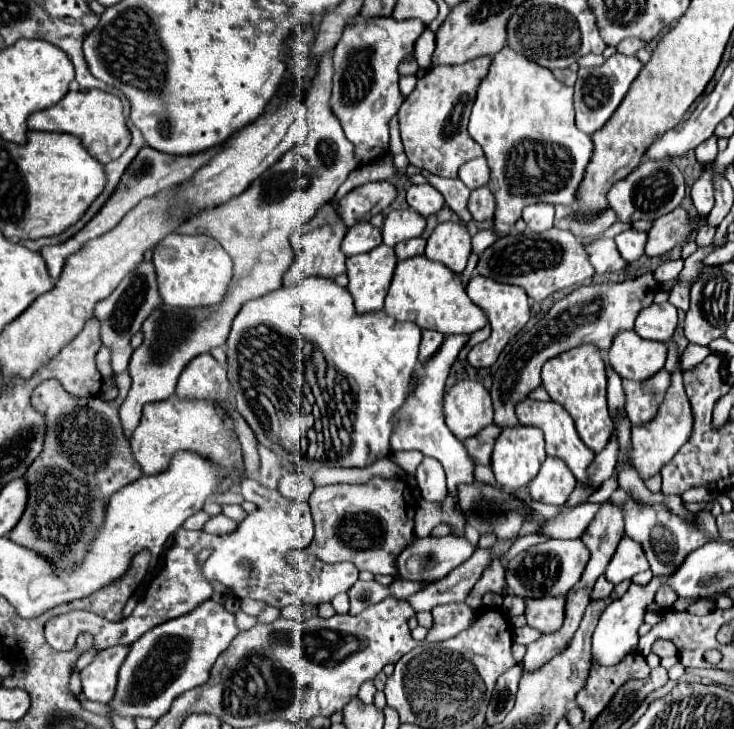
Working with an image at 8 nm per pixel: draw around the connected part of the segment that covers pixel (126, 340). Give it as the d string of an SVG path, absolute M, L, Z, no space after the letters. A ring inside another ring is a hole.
M141 262L137 264L135 270L131 270L121 284L105 298L101 300L95 310L93 310L93 318L99 320L101 324L101 342L103 346L107 346L111 350L111 368L115 374L127 370L131 354L133 354L133 346L131 346L131 336L137 334L143 326L143 322L149 318L149 314L159 308L161 296L157 290L157 274L155 274L155 266L153 262Z

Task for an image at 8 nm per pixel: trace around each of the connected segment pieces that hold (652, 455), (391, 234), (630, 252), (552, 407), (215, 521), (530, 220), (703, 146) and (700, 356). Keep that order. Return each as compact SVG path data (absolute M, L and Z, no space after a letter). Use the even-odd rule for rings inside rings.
M673 372L671 386L665 394L663 404L659 406L657 416L643 426L633 426L631 430L631 442L633 442L631 460L637 472L641 474L641 478L647 480L655 476L679 452L679 448L691 438L691 432L693 432L693 412L691 412L691 404L683 388L683 376L681 372Z
M405 208L405 210L393 210L383 224L383 242L387 246L397 244L399 240L409 240L417 238L423 234L427 222L423 216L419 216L415 210Z
M627 230L615 236L615 244L627 262L633 262L639 256L643 256L645 242L647 242L647 232L639 232L639 230Z
M525 398L517 406L517 416L519 416L519 422L523 426L537 426L537 428L543 430L545 442L547 442L547 456L555 456L555 458L563 460L569 466L569 470L573 472L573 476L577 478L577 482L581 482L585 486L589 484L589 472L587 472L587 468L593 462L595 452L589 450L583 444L583 440L577 436L577 430L575 430L575 424L573 424L571 416L559 404L555 404L553 400L549 400L549 402L537 402L537 400Z
M219 514L219 516L213 516L213 518L205 524L205 530L211 532L211 534L231 534L233 528L237 528L237 526L239 526L239 522L231 520L231 518L223 516L223 514Z
M539 202L539 204L531 204L523 210L523 220L527 222L531 232L545 232L553 226L553 216L555 216L555 208L551 204Z
M711 136L711 138L707 138L705 142L701 142L701 144L695 148L695 156L697 156L697 162L699 162L701 166L711 164L711 162L715 160L715 156L717 156L717 138Z
M689 344L687 350L681 356L681 370L689 372L693 368L697 368L707 356L711 354L711 350L707 346L697 346L697 344Z

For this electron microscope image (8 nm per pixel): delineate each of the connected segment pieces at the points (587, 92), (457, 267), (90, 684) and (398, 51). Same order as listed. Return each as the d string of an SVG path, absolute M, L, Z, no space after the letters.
M615 54L601 68L579 68L579 78L575 82L575 112L577 112L577 128L585 134L593 134L613 116L621 100L625 98L631 82L641 72L643 64L635 56Z
M455 222L439 224L429 236L425 248L427 260L441 262L459 276L467 266L469 254L471 254L471 236L467 232L467 226Z
M107 648L99 652L85 670L81 670L81 690L87 700L103 704L111 700L115 694L117 672L127 658L127 652L129 648Z
M357 20L343 32L341 42L335 46L331 110L339 118L347 140L355 144L355 158L359 164L369 164L371 160L387 154L387 120L395 116L403 104L403 96L399 96L397 86L397 68L403 58L413 54L415 42L423 30L425 24L421 20Z

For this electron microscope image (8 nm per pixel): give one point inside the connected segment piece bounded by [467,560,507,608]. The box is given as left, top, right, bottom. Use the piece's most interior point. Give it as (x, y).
(493, 580)

